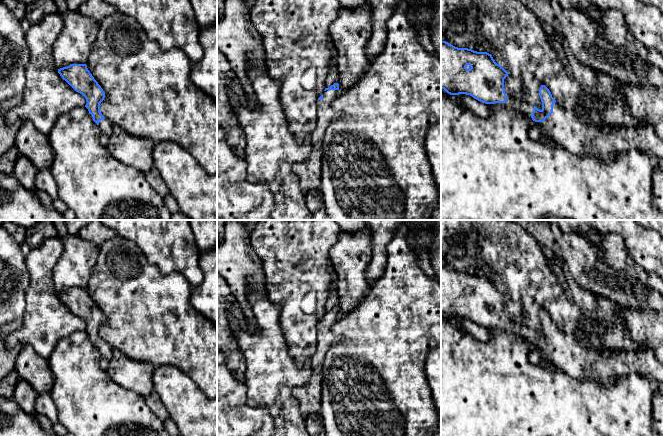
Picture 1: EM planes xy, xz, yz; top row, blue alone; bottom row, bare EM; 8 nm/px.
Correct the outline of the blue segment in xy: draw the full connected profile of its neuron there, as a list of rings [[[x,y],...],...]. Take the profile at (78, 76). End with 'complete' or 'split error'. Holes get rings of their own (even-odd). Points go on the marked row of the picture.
[[[71,64],[58,69],[58,73],[76,92],[86,99],[85,107],[88,109],[93,121],[99,126],[101,133],[108,137],[113,132],[114,125],[100,112],[100,103],[105,93],[94,79],[86,64]]]; split error

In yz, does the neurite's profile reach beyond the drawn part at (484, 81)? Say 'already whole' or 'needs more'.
already whole

